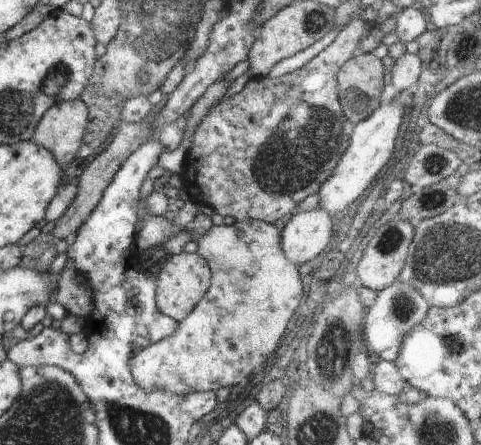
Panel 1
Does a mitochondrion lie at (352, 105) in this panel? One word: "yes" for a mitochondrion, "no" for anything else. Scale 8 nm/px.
yes

